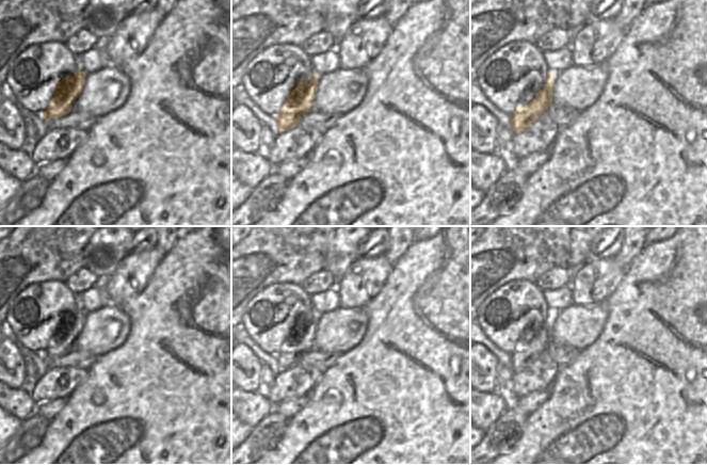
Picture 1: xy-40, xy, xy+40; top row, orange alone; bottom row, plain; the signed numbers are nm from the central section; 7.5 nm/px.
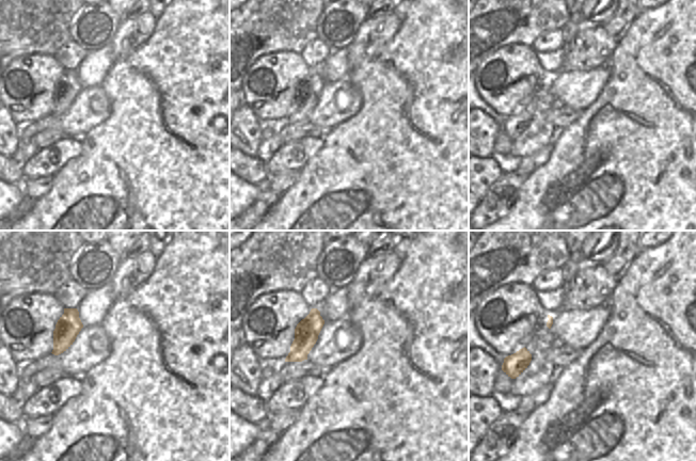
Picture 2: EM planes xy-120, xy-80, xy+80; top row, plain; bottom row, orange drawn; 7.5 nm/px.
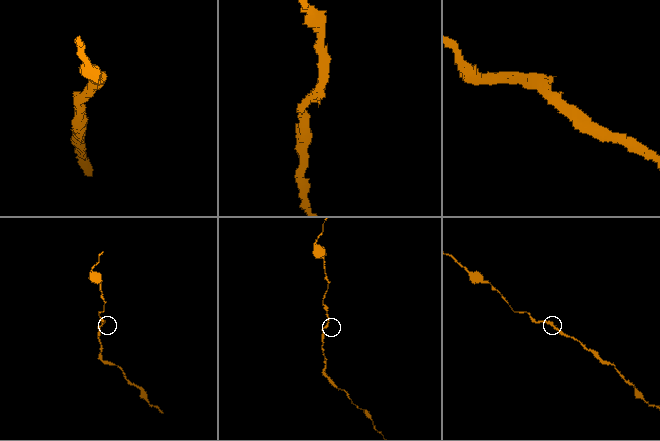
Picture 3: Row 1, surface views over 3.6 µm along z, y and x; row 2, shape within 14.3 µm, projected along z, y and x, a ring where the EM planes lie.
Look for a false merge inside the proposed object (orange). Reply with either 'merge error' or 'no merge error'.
no merge error

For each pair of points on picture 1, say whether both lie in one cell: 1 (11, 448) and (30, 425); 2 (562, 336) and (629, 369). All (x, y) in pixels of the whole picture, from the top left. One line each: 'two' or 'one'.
1: one
2: two

